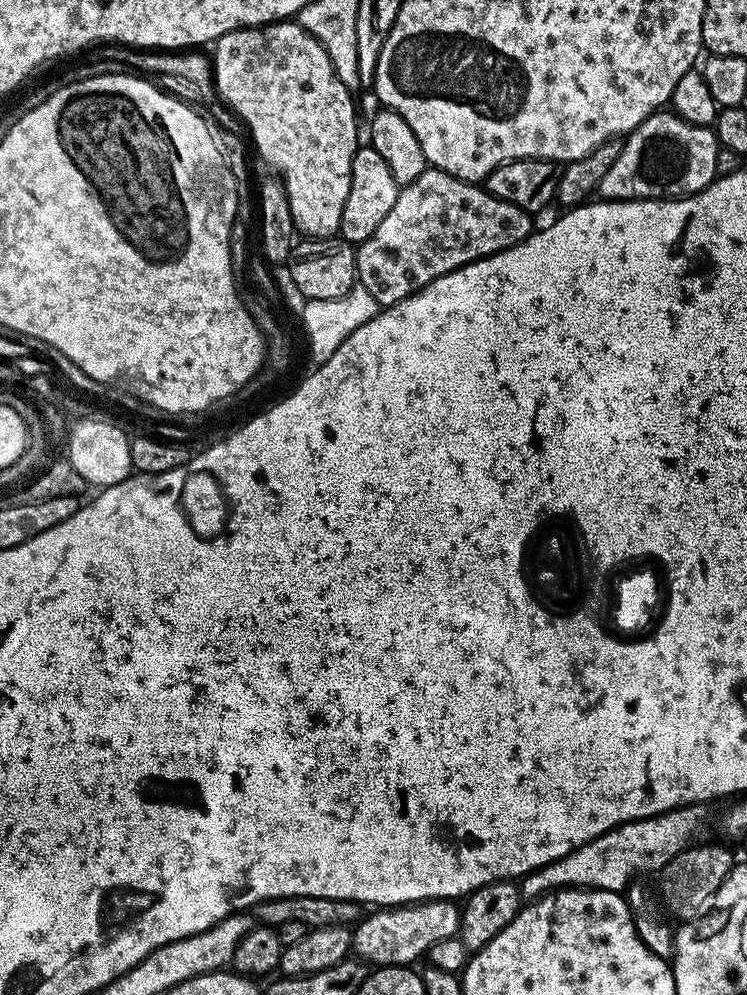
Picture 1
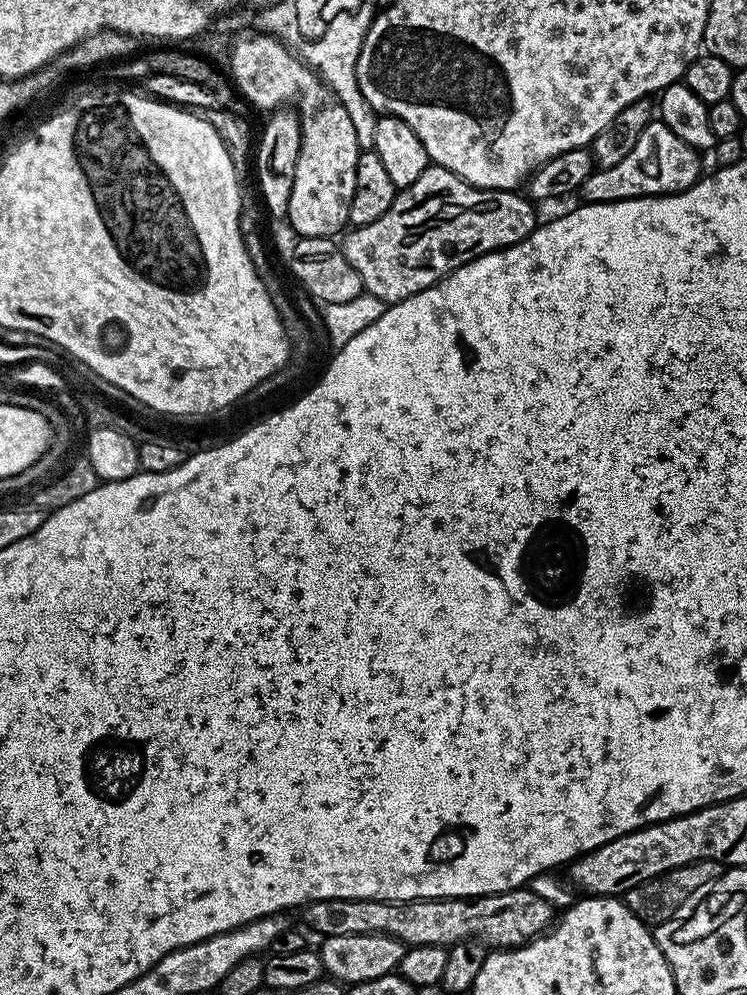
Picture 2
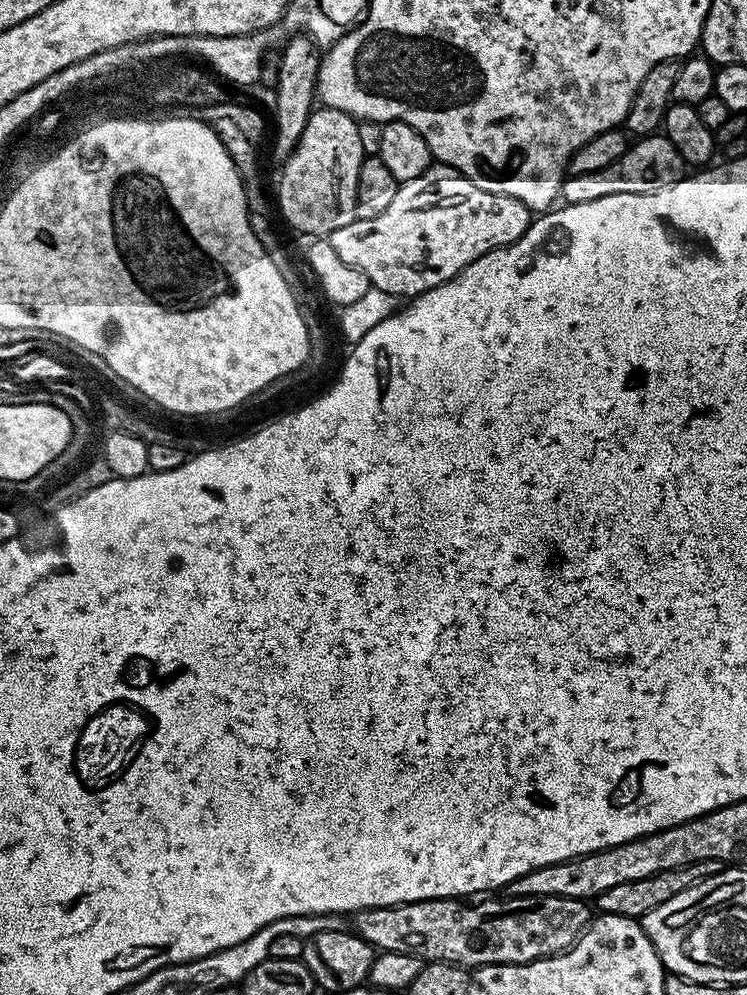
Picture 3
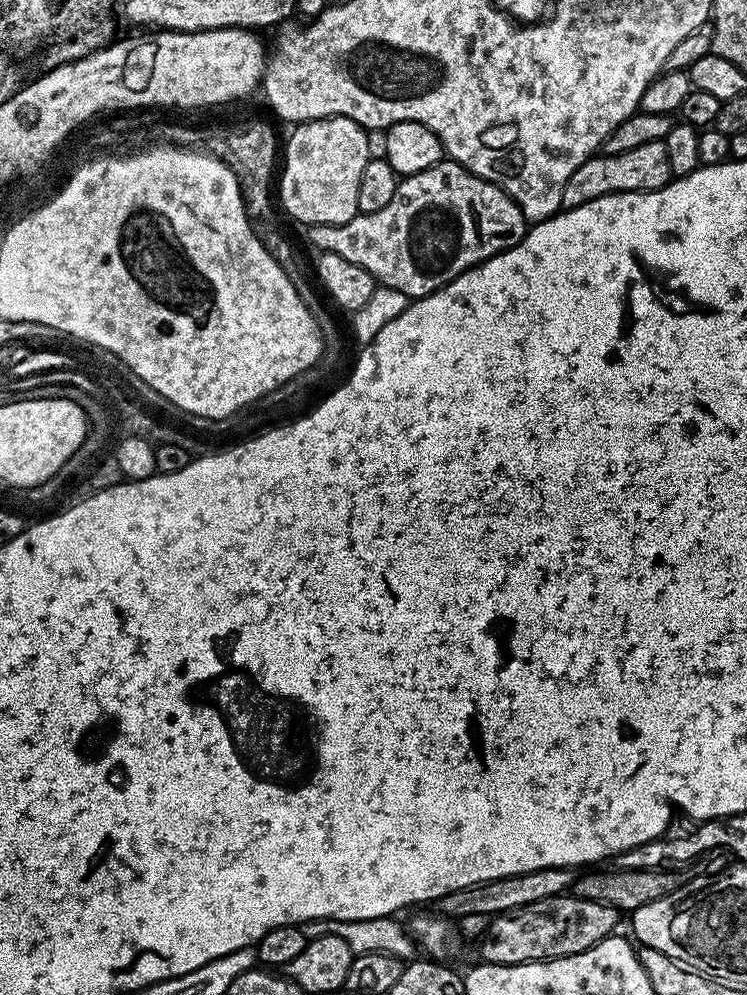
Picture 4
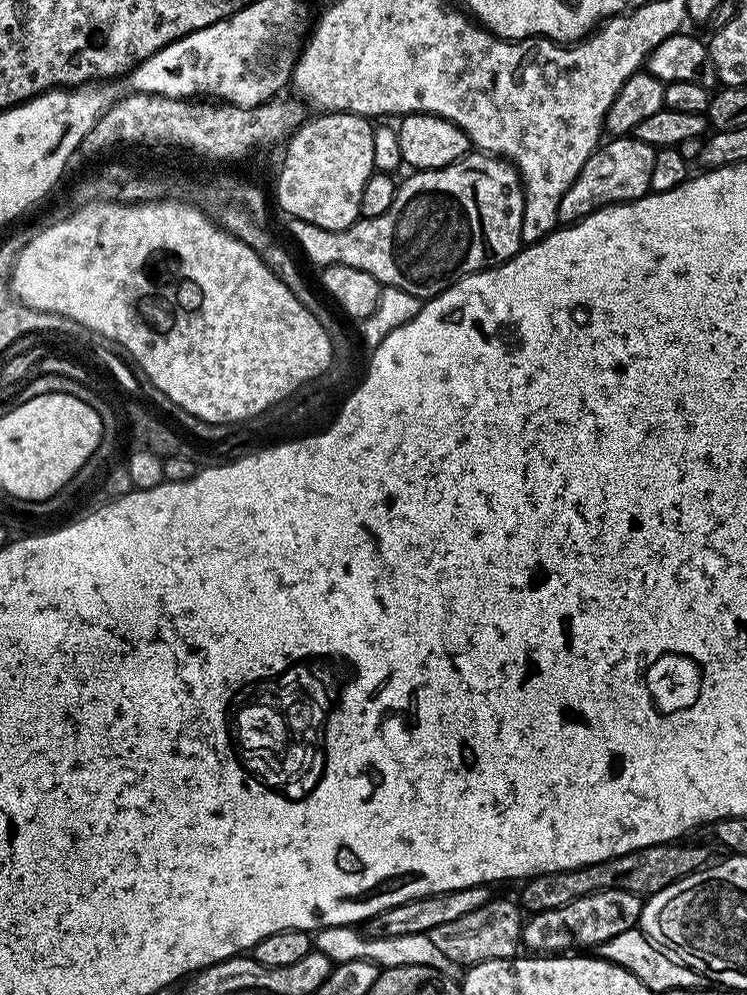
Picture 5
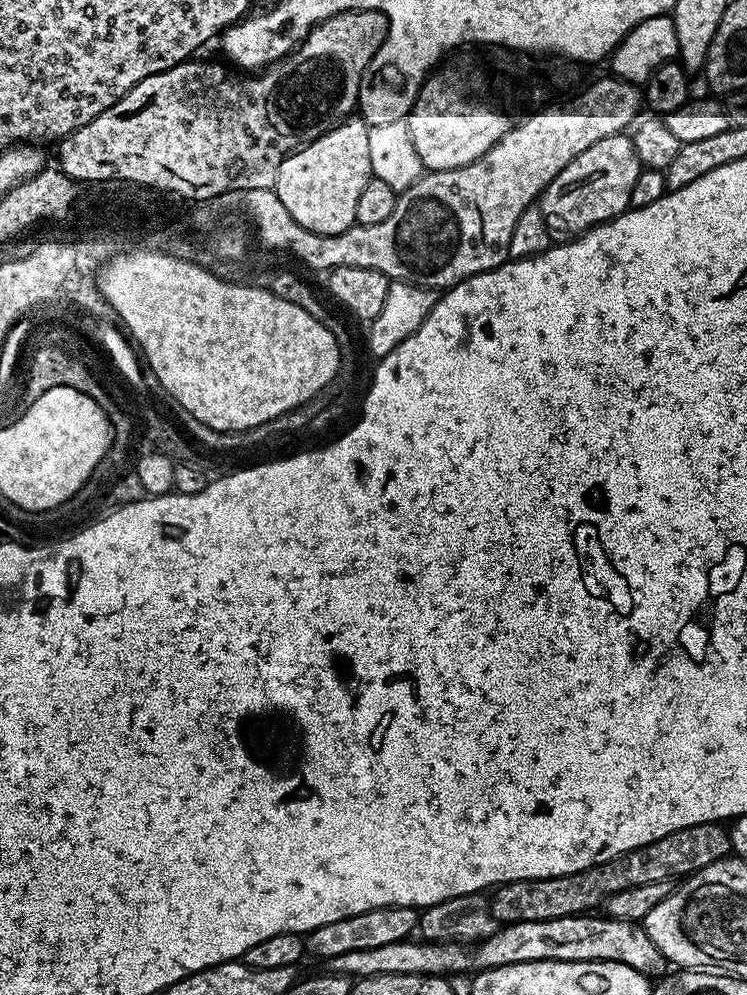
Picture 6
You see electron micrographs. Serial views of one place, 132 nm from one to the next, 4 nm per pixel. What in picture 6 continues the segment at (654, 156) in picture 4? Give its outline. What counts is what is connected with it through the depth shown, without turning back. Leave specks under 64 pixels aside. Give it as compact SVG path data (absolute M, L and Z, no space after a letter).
M628 134L602 138L602 142L594 142L594 146L582 150L538 197L540 213L553 241L574 240L628 211L632 207L630 194L634 191L634 182L638 182L641 167L635 142Z

